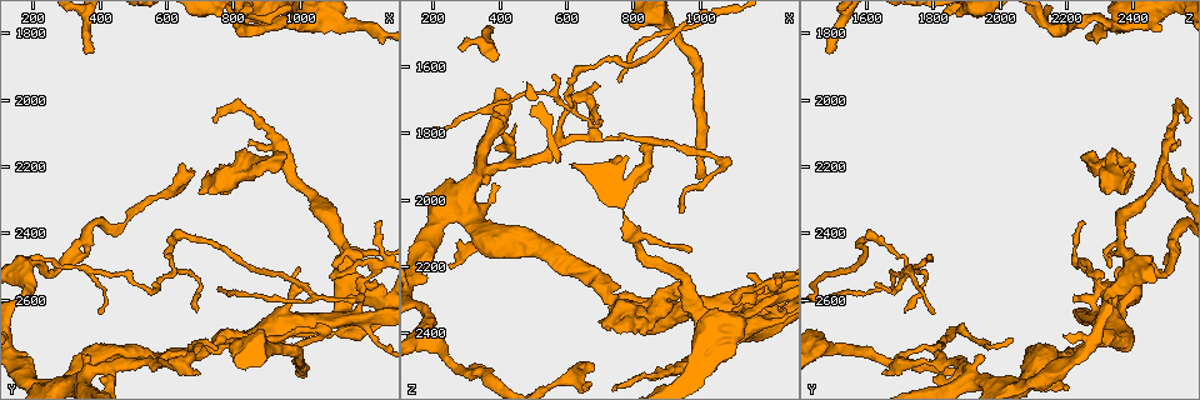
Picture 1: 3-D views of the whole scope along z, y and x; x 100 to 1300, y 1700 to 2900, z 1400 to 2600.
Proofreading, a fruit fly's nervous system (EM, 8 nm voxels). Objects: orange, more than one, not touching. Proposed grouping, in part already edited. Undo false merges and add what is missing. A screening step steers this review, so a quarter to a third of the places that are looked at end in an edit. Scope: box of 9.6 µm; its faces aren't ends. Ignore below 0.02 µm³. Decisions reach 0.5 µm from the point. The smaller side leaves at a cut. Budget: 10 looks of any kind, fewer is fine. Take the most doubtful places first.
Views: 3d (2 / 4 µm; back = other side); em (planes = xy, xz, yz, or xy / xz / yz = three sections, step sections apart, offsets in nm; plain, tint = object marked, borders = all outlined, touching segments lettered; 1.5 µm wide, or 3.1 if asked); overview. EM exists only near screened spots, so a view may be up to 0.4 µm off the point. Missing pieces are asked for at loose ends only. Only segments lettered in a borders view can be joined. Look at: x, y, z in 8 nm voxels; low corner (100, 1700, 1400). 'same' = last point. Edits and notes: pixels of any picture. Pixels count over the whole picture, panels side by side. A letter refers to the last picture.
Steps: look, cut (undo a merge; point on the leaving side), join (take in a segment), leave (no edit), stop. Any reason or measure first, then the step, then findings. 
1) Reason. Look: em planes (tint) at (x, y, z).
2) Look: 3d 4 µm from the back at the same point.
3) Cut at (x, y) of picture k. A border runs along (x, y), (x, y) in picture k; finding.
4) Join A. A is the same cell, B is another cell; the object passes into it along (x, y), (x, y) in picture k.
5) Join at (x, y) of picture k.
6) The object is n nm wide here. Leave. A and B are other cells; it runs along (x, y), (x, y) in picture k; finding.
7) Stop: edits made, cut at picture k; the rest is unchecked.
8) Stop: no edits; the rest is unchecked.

Thin end. Look: 3d 2 µm at (1010, 2820, 1930).

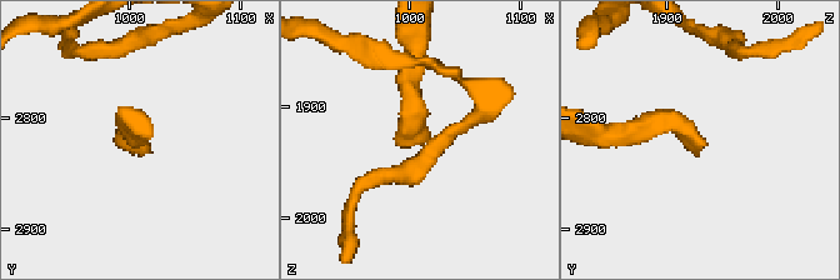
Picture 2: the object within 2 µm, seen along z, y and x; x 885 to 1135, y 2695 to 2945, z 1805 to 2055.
Now the EM. Look: em planes (borders) at (1014, 2830, 1932).

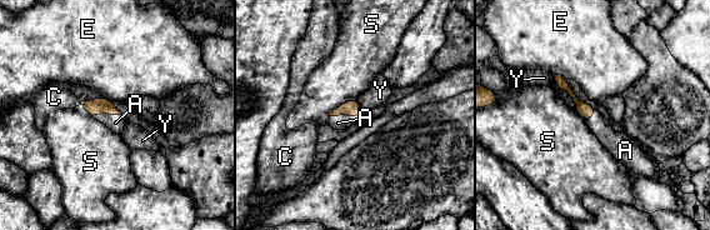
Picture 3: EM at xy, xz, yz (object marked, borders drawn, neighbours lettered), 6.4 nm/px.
The longest contact is with Y, 280 nm. Join A. A is the same cell, C, E, S and Y are other cells; the object passes into it along (351, 108), (344, 114), (338, 123) in picture 3; the cell continues.

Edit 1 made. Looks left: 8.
Look: overview.

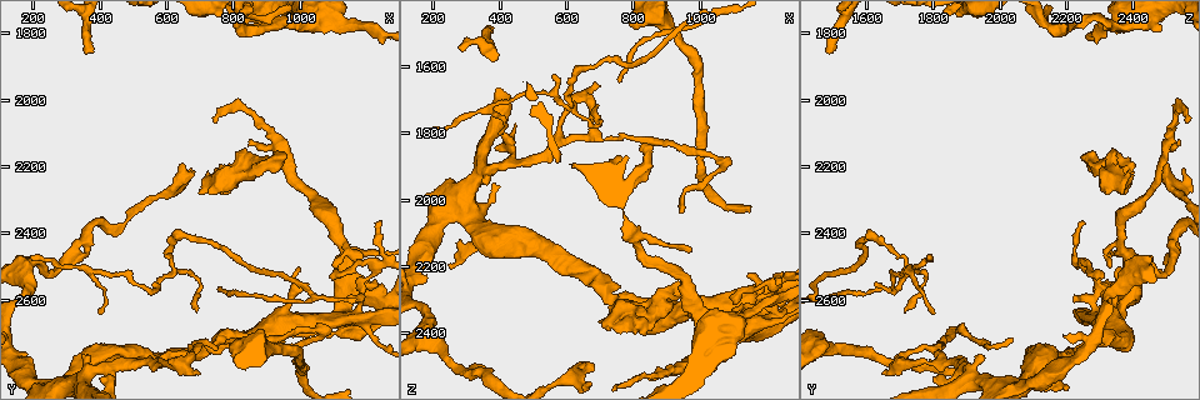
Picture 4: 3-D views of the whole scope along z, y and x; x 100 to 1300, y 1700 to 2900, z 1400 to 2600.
An open end. Look: 3d 2 µm at (370, 1850, 1480).

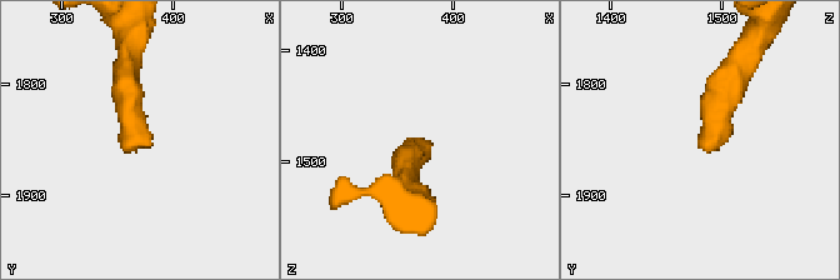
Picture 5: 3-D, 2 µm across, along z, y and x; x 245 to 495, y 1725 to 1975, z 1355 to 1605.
Look: em xz step 4 (borders) at (380, 1854, 1482).

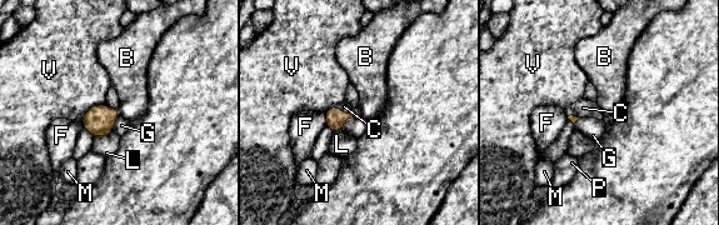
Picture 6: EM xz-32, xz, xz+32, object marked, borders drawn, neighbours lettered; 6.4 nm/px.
Join C. C is the same cell, B, F, G, L, M, P and V are other cells; the object passes into it along (335, 118), (346, 114), (344, 106) in picture 6; the cell continues.

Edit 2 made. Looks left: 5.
Branch stops here. Look: em planes (plain) at (960, 2160, 2240).

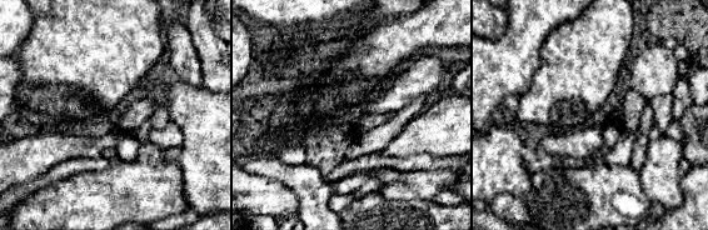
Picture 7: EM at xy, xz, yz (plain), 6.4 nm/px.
See the neighbours. Look: em planes (borders) at the same point.

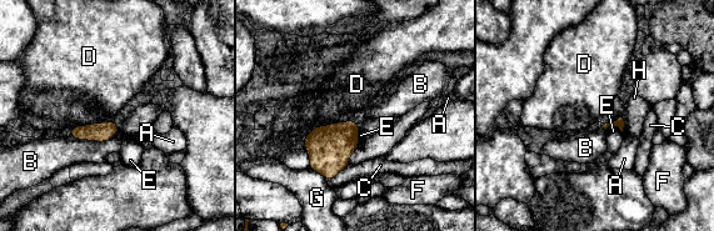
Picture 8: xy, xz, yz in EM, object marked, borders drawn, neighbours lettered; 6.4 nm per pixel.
Leave. A, B, C, D, E, F, G and H are other cells; a border runs along (339, 121), (315, 126), (304, 147) in picture 8; none of them fits.

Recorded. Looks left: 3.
Sharp bend. Look: em yz step 8 (tint) at (250, 2520, 2480).

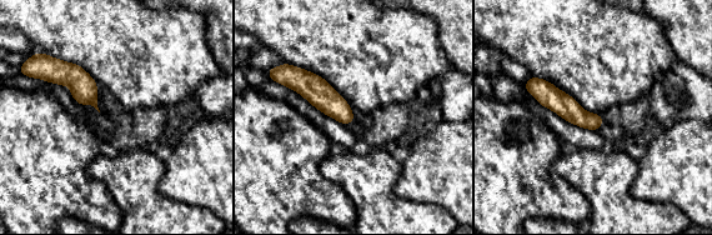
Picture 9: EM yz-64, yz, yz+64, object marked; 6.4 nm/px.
Look: em planes (borders) at the same point.

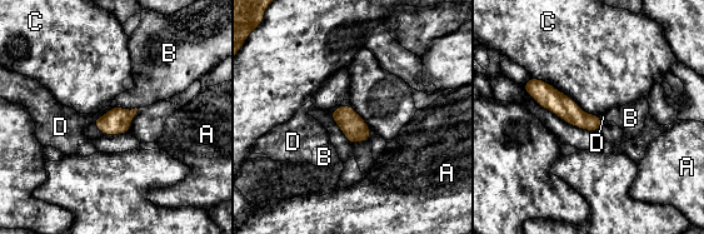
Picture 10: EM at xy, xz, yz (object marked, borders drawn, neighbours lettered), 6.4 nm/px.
The object is 120 nm wide here; the longest contact is with C, 500 nm. Leave. A, B, C and D are other cells; all the same cell.

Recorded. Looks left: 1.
Stop: edits made, join at picture 3, join at picture 6; the rest is unchecked.

